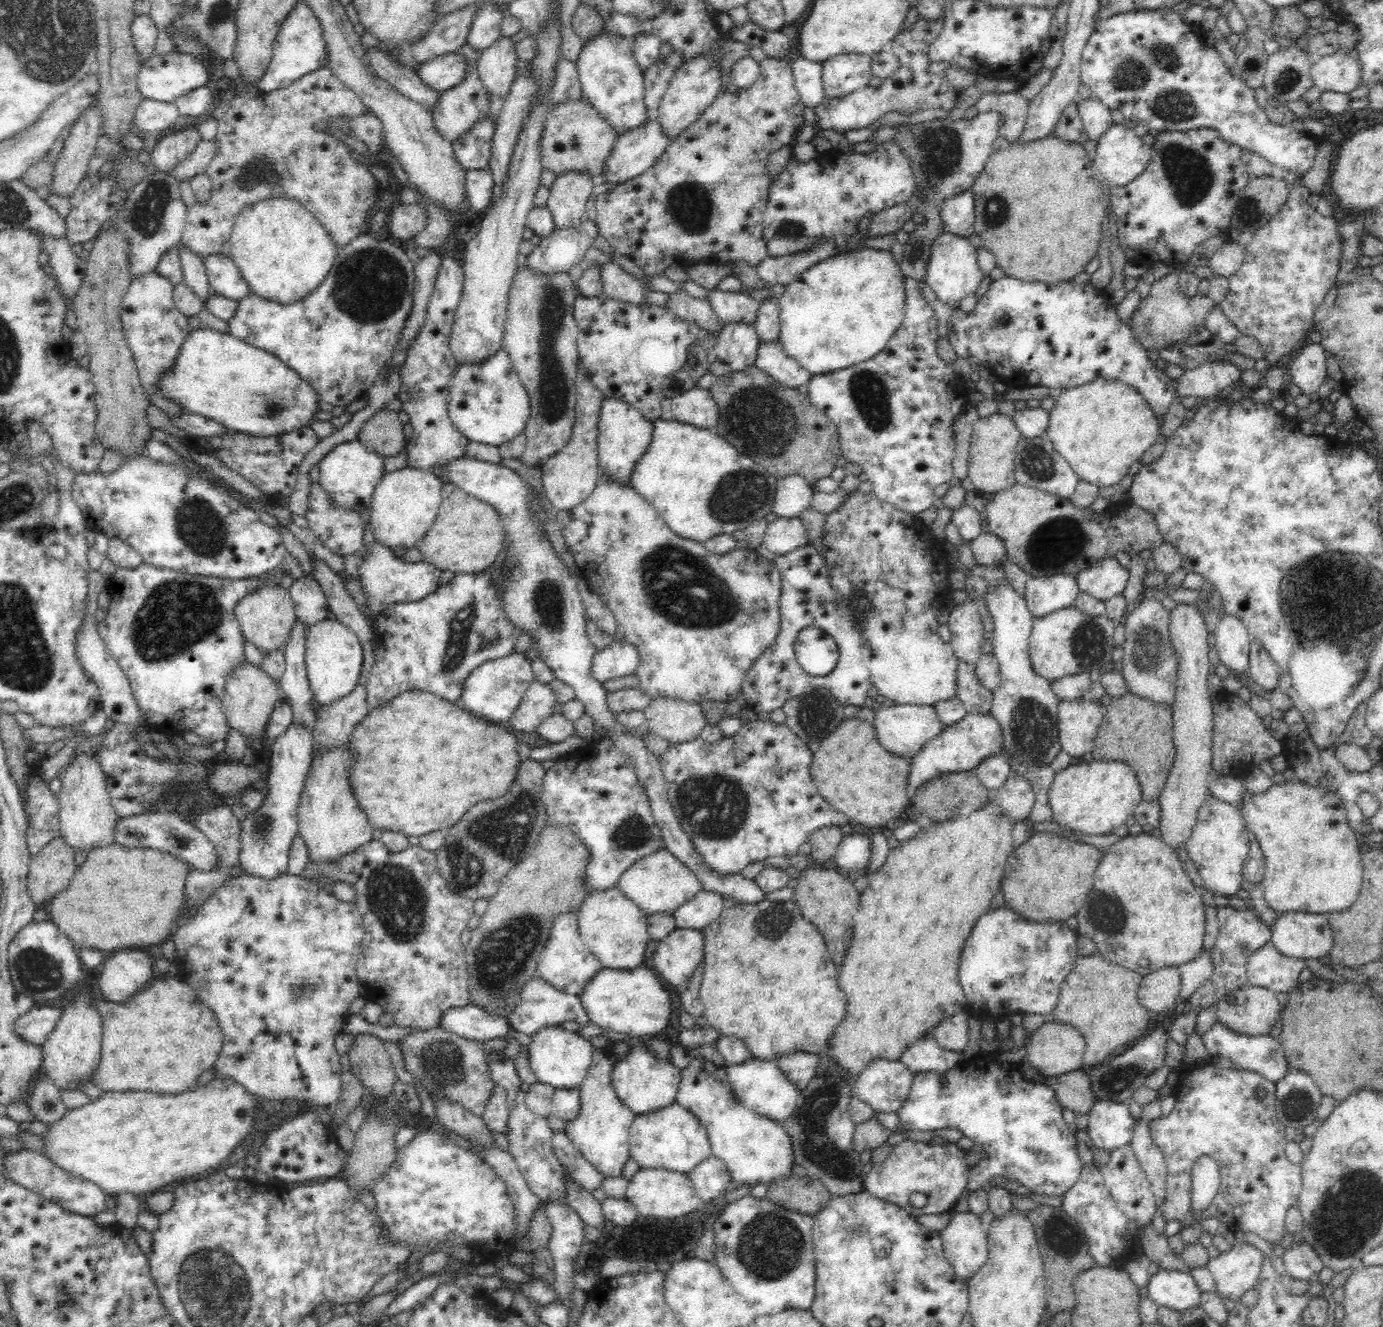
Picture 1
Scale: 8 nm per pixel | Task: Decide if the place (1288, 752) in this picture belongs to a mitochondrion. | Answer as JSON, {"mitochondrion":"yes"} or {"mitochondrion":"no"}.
{"mitochondrion":"no"}

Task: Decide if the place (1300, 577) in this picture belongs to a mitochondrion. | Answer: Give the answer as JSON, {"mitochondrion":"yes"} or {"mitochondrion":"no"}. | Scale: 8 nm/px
{"mitochondrion":"yes"}

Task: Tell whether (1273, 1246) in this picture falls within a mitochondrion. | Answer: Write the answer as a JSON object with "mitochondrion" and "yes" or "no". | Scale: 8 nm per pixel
{"mitochondrion":"no"}

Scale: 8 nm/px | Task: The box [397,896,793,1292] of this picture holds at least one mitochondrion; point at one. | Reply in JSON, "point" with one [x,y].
{"point":[504,955]}

